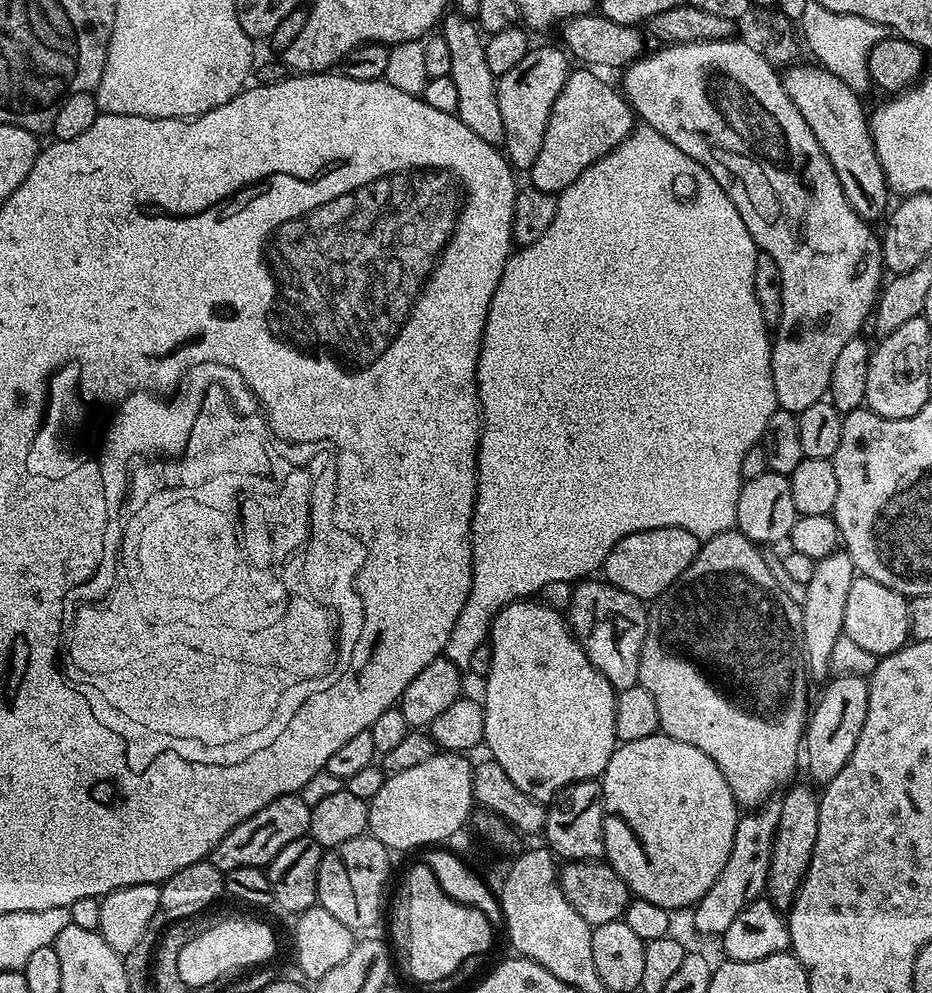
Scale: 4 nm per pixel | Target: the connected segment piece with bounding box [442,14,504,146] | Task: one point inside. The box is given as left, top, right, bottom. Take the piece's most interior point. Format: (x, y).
(477, 103)

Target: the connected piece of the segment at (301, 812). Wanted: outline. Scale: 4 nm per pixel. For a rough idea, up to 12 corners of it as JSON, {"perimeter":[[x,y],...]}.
{"perimeter":[[299,795],[238,822],[210,857],[222,873],[264,868],[309,835]]}

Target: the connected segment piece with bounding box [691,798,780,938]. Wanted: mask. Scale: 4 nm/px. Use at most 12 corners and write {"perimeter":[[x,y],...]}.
{"perimeter":[[780,801],[737,819],[714,886],[691,909],[702,935],[723,936],[765,895]]}

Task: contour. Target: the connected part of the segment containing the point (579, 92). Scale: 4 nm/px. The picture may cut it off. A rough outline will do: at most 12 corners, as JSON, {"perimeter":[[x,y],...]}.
{"perimeter":[[591,67],[554,98],[531,187],[564,192],[634,127]]}

